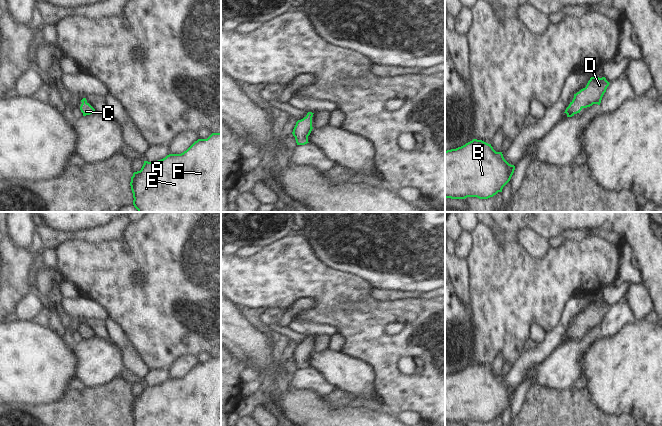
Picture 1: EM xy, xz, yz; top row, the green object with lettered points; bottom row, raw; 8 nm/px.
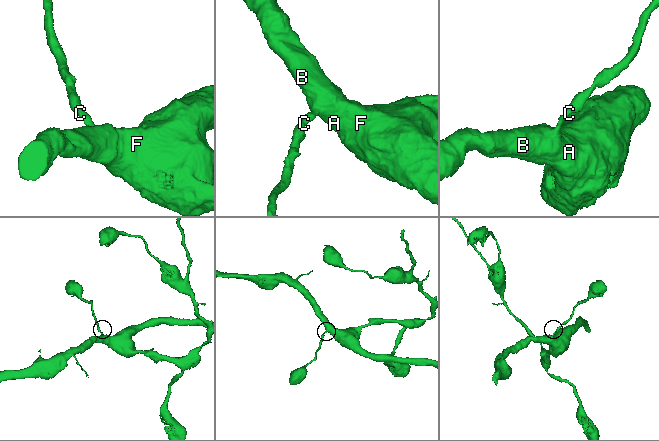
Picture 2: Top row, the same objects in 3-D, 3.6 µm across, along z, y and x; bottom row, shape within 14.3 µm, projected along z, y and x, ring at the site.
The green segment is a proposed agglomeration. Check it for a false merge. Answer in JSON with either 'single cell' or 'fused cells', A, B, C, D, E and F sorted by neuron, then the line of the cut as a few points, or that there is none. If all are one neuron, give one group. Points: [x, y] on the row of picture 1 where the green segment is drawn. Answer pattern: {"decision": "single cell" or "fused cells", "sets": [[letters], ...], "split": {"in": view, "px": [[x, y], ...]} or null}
{"decision": "single cell", "sets": [["A", "B", "C", "D", "E", "F"]], "split": null}

